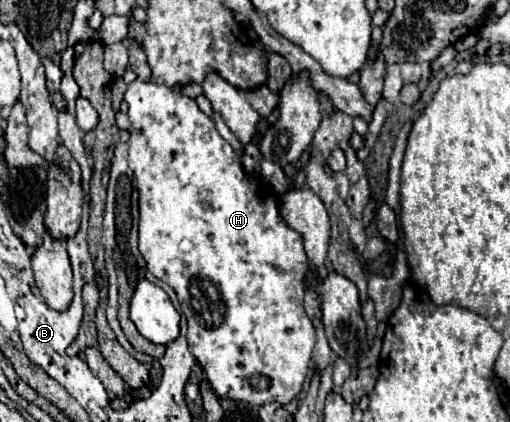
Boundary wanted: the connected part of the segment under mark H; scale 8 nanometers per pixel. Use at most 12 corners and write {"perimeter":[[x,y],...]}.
{"perimeter":[[133,81],[139,251],[219,397],[309,371],[301,233],[193,99]]}

